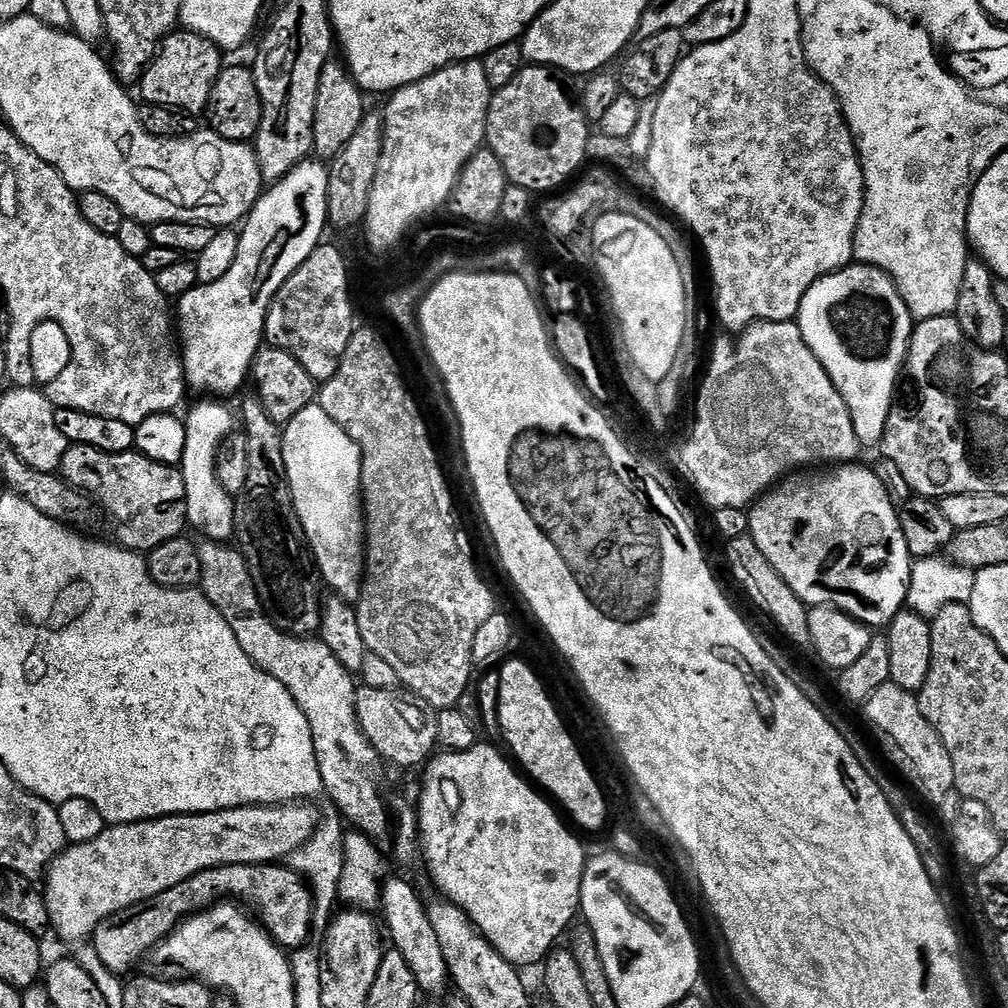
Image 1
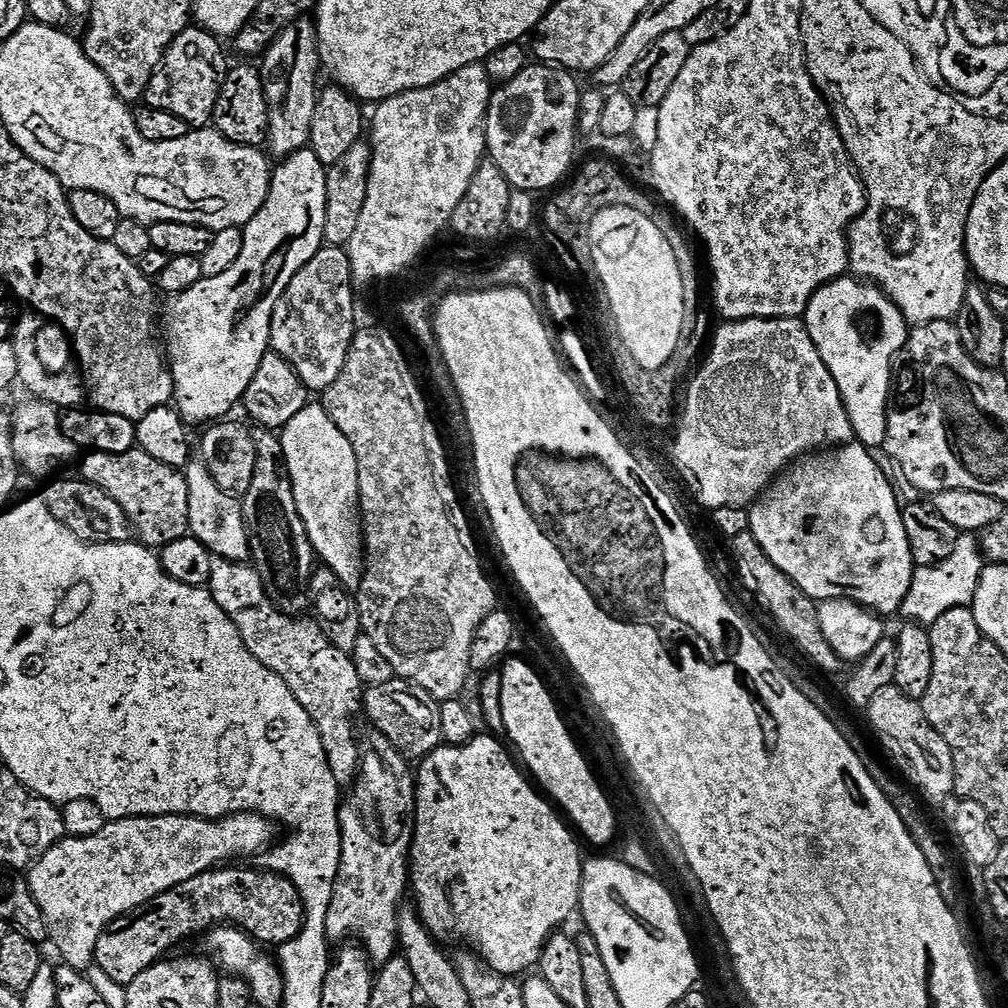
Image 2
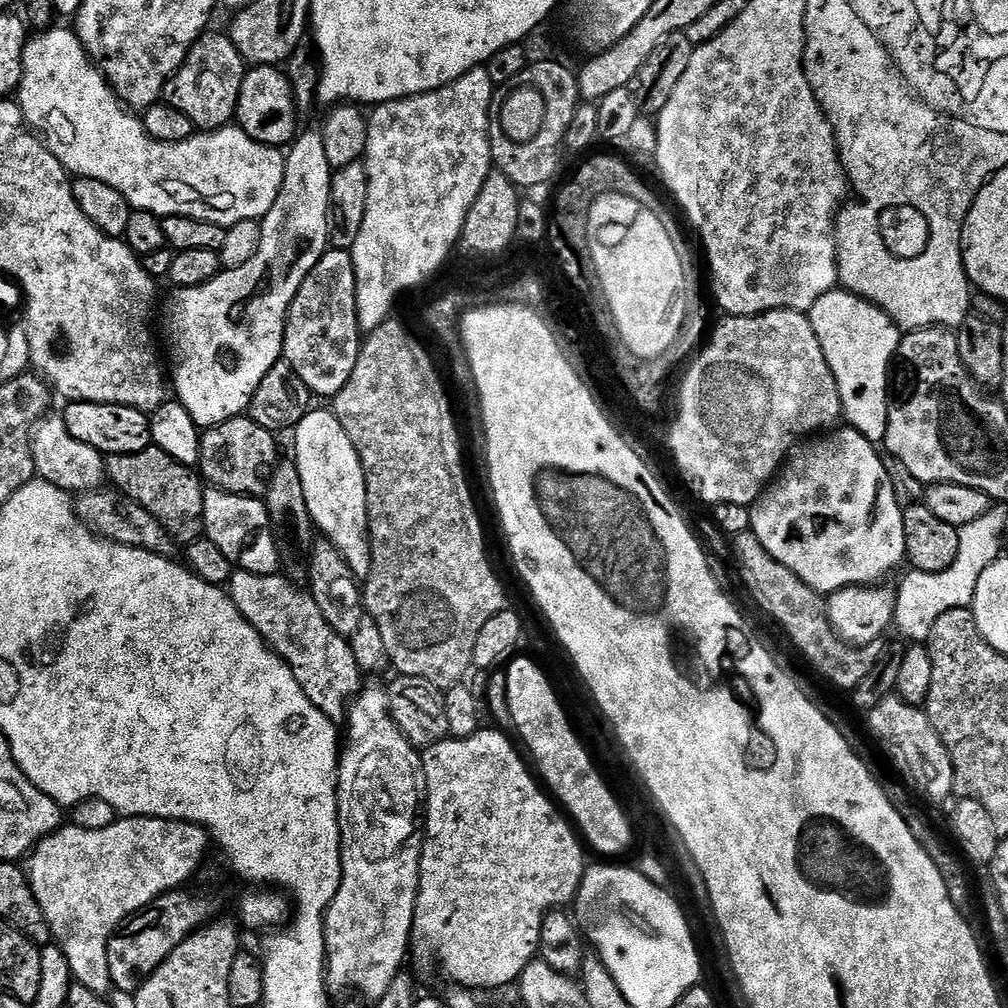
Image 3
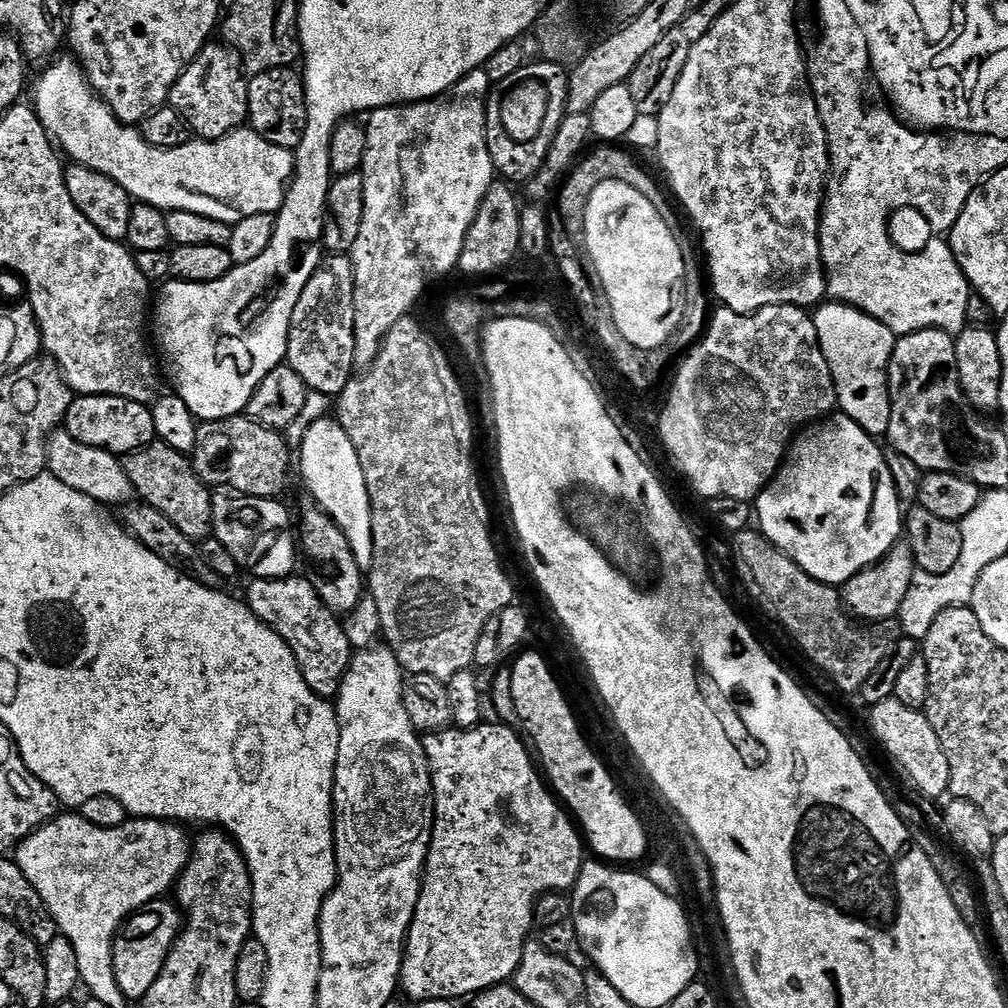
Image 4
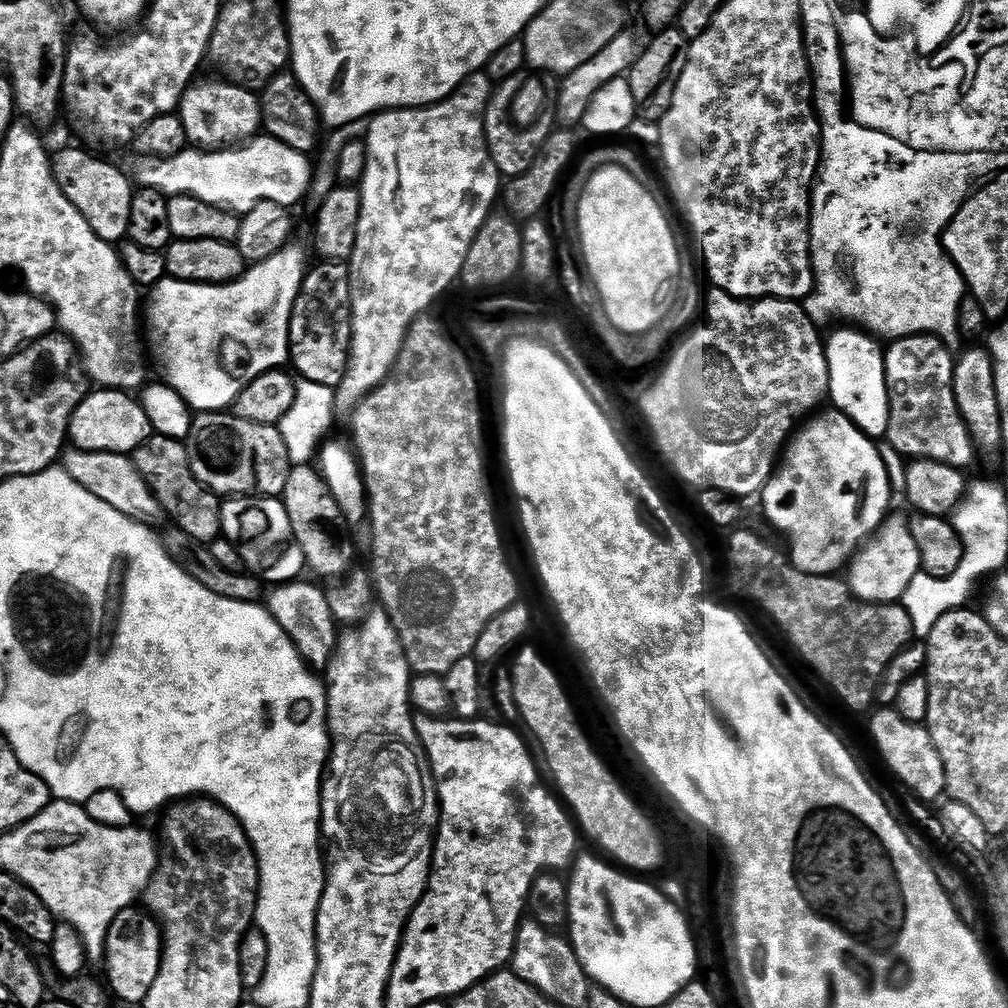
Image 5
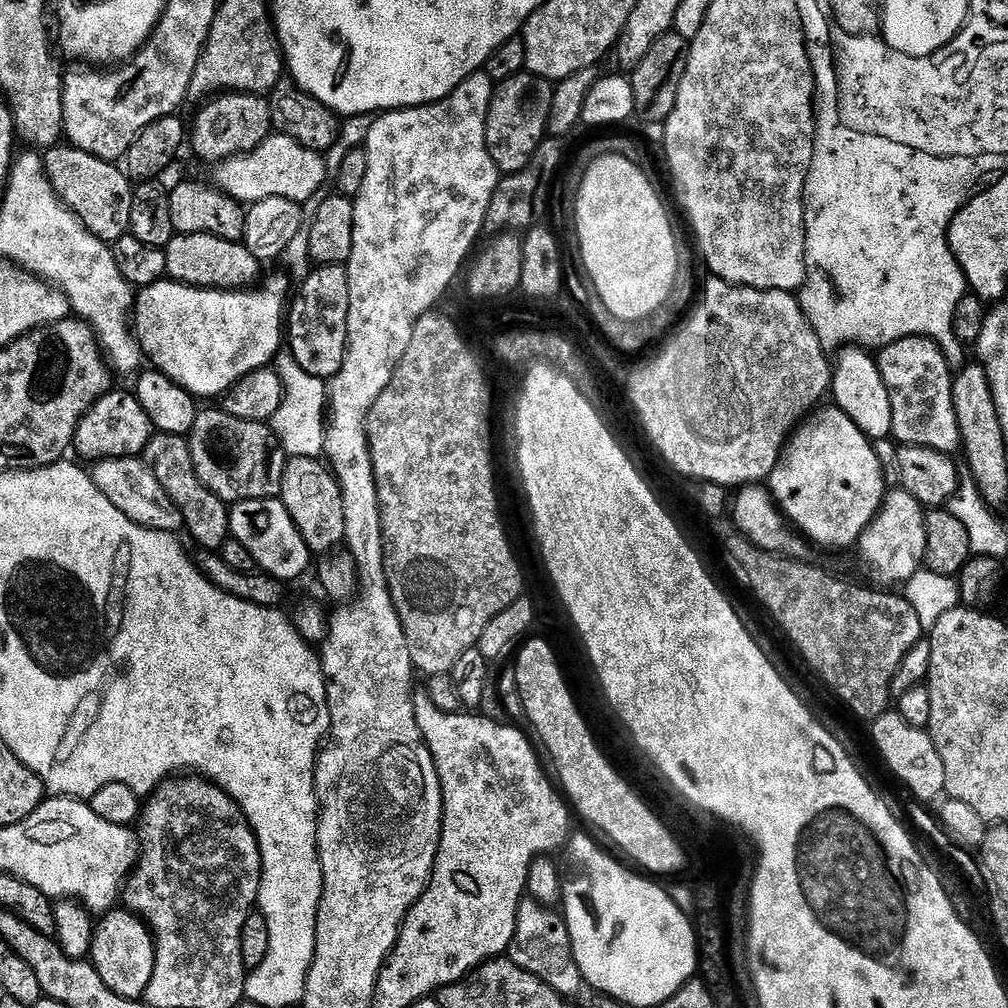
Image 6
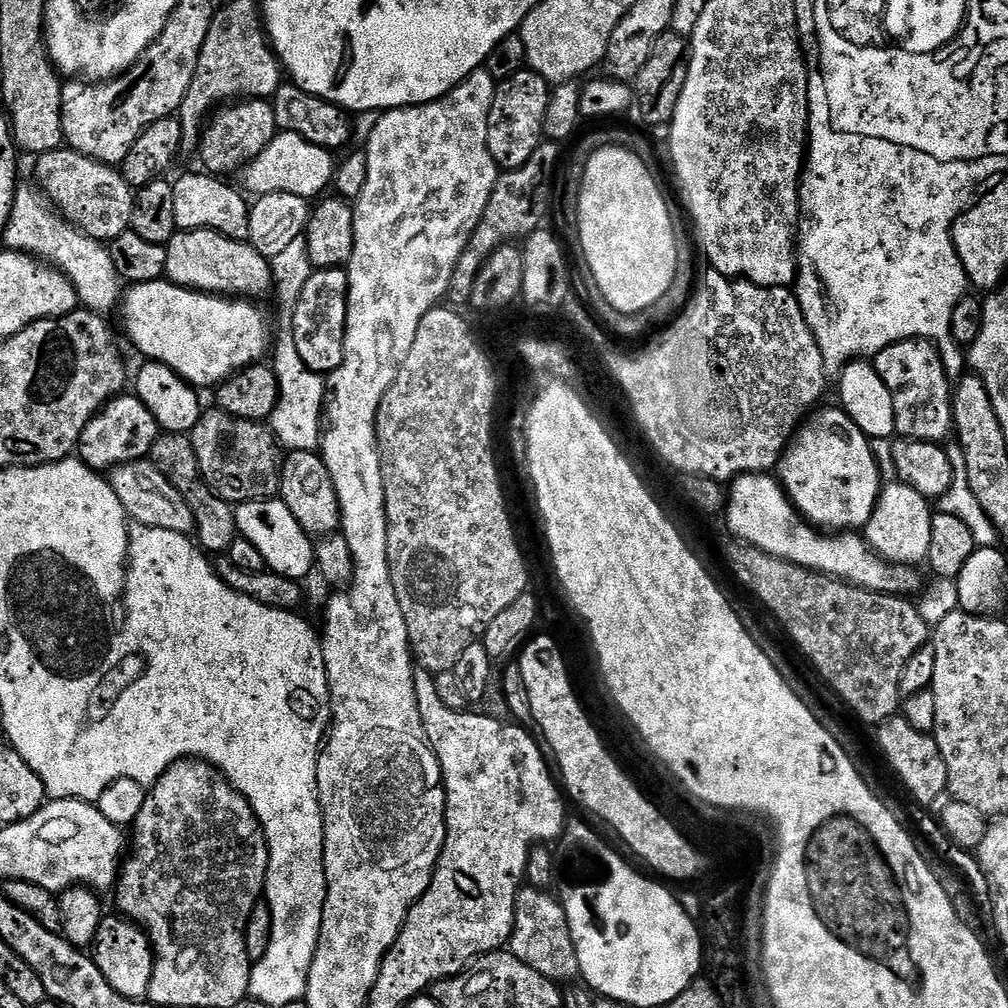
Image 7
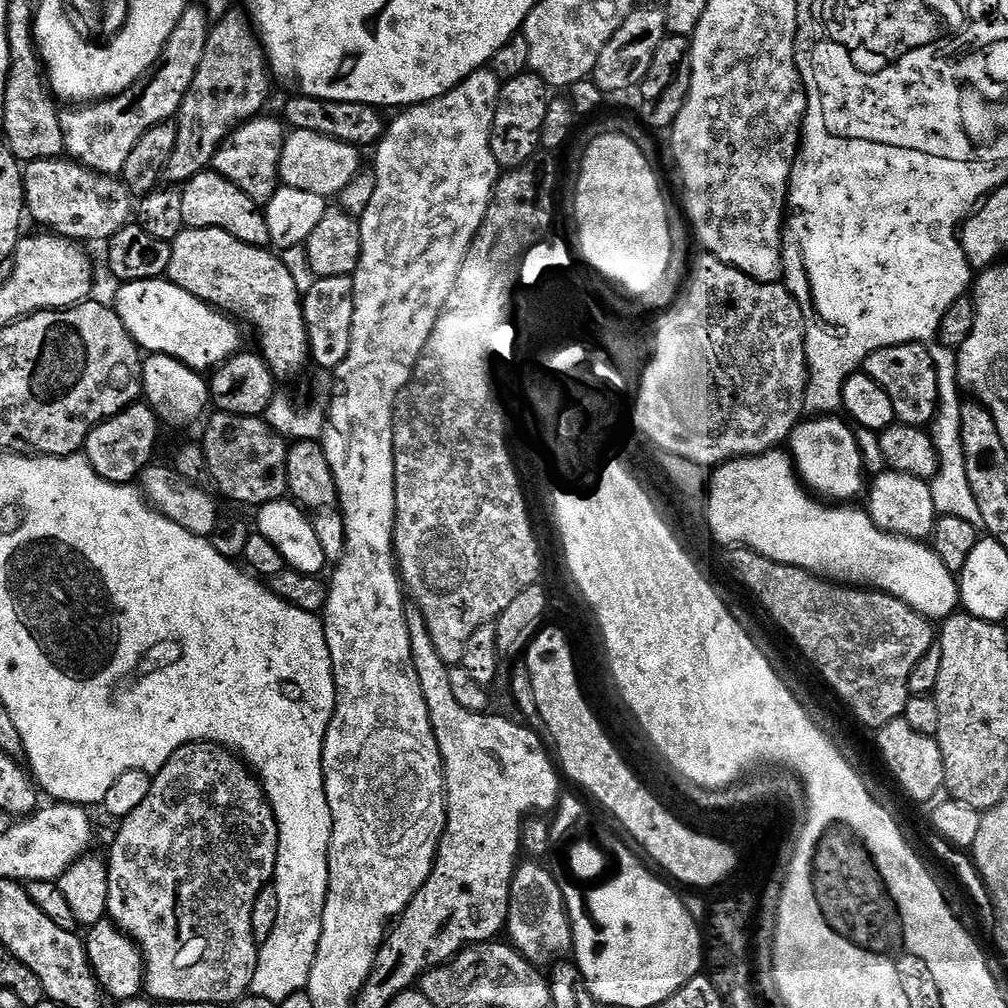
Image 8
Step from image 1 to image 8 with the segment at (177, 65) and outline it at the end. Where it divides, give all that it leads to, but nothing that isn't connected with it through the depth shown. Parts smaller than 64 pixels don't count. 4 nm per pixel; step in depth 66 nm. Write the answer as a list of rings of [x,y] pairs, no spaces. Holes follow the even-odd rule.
[[[269,114],[252,117],[251,120],[239,124],[222,142],[222,146],[214,154],[210,168],[222,178],[234,182],[257,205],[264,206],[276,189],[281,187],[280,154],[284,149],[286,128],[279,119]]]

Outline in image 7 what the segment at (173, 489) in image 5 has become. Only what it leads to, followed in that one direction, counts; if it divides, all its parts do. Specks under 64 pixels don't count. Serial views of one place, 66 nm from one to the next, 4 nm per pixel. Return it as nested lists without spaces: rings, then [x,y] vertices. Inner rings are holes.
[[[169,432],[157,436],[156,444],[152,447],[150,453],[150,459],[155,464],[156,469],[179,492],[187,494],[188,505],[196,519],[194,536],[198,541],[199,547],[208,554],[213,554],[212,552],[220,552],[216,554],[227,553],[230,545],[238,539],[236,531],[236,508],[229,501],[223,500],[221,496],[216,495],[211,488],[205,485],[200,475],[198,454],[194,454],[191,435]]]

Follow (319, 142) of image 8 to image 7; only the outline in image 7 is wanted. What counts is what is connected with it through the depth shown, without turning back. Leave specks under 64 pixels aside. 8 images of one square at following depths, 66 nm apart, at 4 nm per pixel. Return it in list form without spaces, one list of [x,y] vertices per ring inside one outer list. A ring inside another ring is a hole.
[[[277,131],[276,137],[272,139],[272,141],[270,142],[270,146],[266,146],[266,150],[262,150],[262,154],[258,154],[258,158],[254,158],[252,160],[252,163],[247,165],[247,167],[243,169],[242,177],[244,176],[244,184],[245,184],[245,185],[243,184],[243,187],[247,189],[249,193],[251,193],[250,191],[256,192],[255,195],[257,197],[262,197],[265,196],[266,194],[274,194],[275,192],[281,192],[282,194],[294,194],[295,196],[302,196],[305,198],[313,198],[312,196],[316,195],[317,195],[316,197],[319,197],[321,194],[324,194],[324,193],[319,194],[319,192],[324,192],[327,190],[327,188],[330,188],[330,185],[333,183],[334,180],[334,173],[338,168],[337,161],[335,159],[332,161],[332,156],[333,153],[329,151],[329,149],[323,148],[322,146],[314,146],[314,142],[306,142],[306,138],[302,138],[298,134],[294,134],[293,132]]]

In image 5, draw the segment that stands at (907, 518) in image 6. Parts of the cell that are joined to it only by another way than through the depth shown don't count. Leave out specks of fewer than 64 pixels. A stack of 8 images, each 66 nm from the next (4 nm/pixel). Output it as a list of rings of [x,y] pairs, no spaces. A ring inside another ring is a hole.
[[[893,515],[884,527],[852,557],[846,583],[852,593],[866,604],[895,604],[922,571],[918,545],[906,520]]]

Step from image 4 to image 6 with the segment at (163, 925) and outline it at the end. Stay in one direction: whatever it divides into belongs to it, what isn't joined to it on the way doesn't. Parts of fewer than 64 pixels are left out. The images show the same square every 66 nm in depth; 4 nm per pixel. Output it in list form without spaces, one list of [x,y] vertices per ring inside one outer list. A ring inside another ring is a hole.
[[[113,910],[103,917],[104,922],[99,924],[90,953],[91,963],[96,965],[102,982],[114,994],[124,1000],[138,1000],[143,997],[145,990],[154,978],[156,966],[156,937],[151,928],[141,917],[131,910]]]

